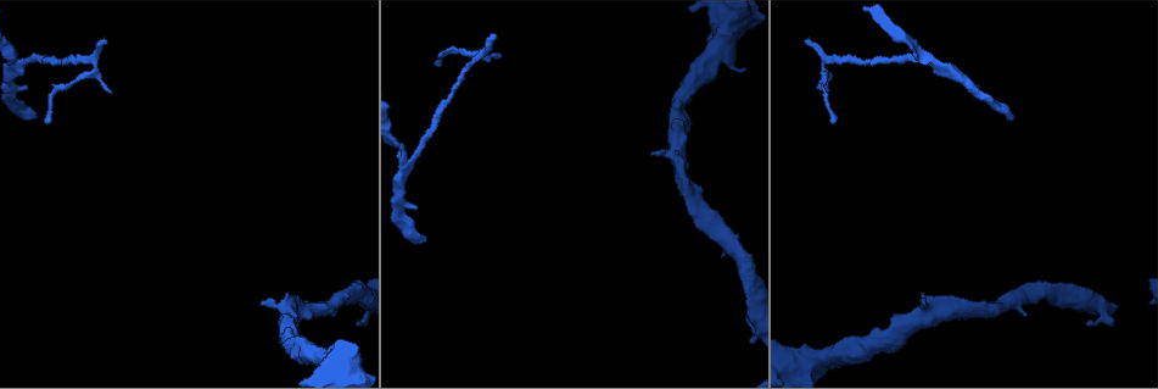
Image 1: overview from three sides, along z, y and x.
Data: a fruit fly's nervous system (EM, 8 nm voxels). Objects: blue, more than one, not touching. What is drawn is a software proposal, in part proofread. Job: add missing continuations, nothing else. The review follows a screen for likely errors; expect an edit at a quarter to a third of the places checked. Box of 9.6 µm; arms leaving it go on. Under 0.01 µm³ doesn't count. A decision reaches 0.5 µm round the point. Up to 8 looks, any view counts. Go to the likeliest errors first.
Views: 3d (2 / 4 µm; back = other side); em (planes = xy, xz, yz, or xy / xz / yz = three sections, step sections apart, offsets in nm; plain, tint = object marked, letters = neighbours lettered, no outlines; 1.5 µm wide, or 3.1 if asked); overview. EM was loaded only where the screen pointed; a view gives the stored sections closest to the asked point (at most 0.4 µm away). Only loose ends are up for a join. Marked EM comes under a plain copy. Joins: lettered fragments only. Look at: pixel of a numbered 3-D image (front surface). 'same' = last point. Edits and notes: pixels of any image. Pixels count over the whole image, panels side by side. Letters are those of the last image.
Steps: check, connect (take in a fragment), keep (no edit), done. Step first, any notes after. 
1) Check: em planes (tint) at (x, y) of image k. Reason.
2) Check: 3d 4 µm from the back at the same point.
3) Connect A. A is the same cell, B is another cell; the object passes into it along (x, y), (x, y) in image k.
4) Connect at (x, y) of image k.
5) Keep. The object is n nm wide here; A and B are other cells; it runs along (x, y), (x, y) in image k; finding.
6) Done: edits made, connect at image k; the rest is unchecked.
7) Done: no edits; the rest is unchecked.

Check: em xz step 4 (letters) at (1008, 115) of image 1. Free end.

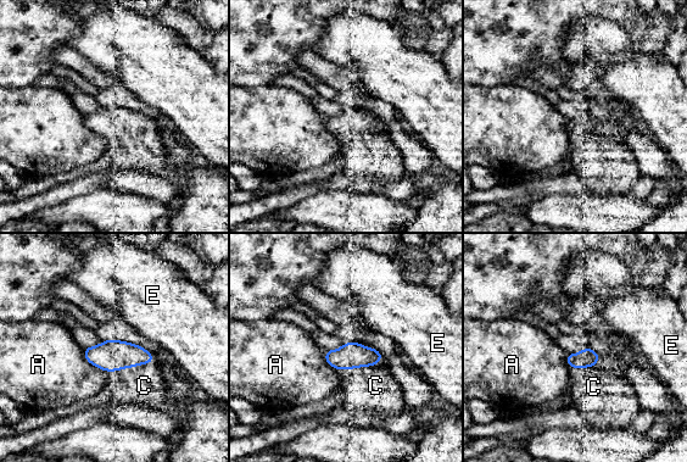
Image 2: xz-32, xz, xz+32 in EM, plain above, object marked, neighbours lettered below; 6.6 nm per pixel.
Connect C. C is the same cell, A and E are other cells; the neuron continues.

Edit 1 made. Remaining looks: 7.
Check: overview. See it whole again.

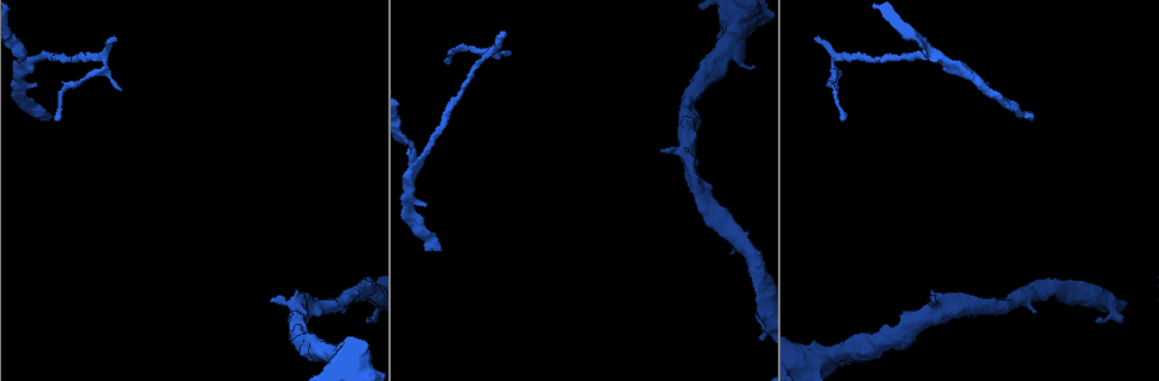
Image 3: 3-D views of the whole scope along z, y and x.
Check: em planes (letters) at (754, 67) of image 3. Free end.

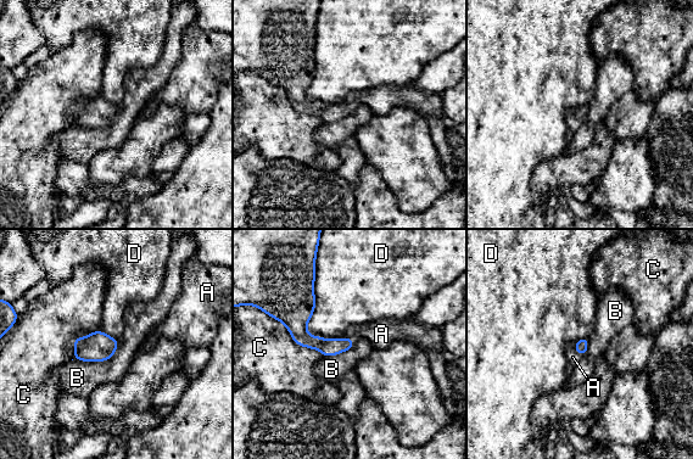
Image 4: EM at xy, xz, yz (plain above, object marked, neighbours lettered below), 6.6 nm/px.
Connect A. A is the same cell, B, C and D are other cells; the object passes into it along (581, 346), (575, 350), (573, 357) in image 4; it goes on there.

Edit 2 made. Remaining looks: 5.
Check: 3d 2 µm at (58, 120) of image 3. Branch stops here.

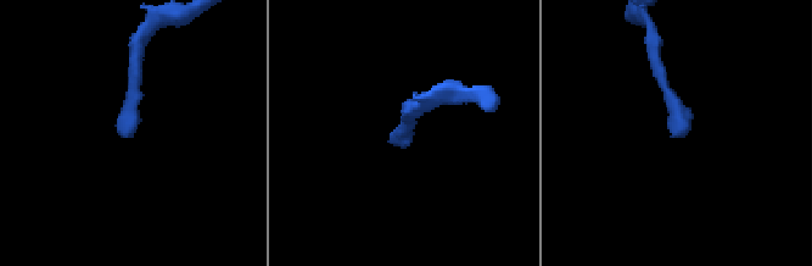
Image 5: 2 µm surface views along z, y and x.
Check: em planes (letters) at (685, 134) of image 5.

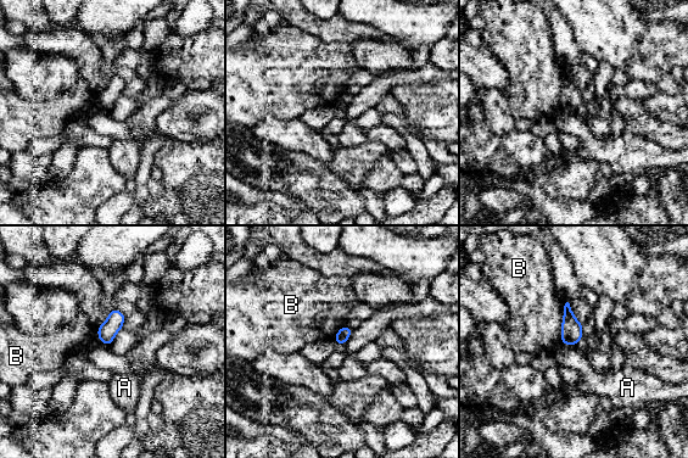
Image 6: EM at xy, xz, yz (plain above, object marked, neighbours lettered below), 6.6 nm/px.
Keep. A and B are other cells; a border runs along (561, 344), (575, 346) in image 6; no lettered fragment goes on from it.

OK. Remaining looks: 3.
Done: edits made, connect at image 2, connect at image 4; the rest is unchecked.

